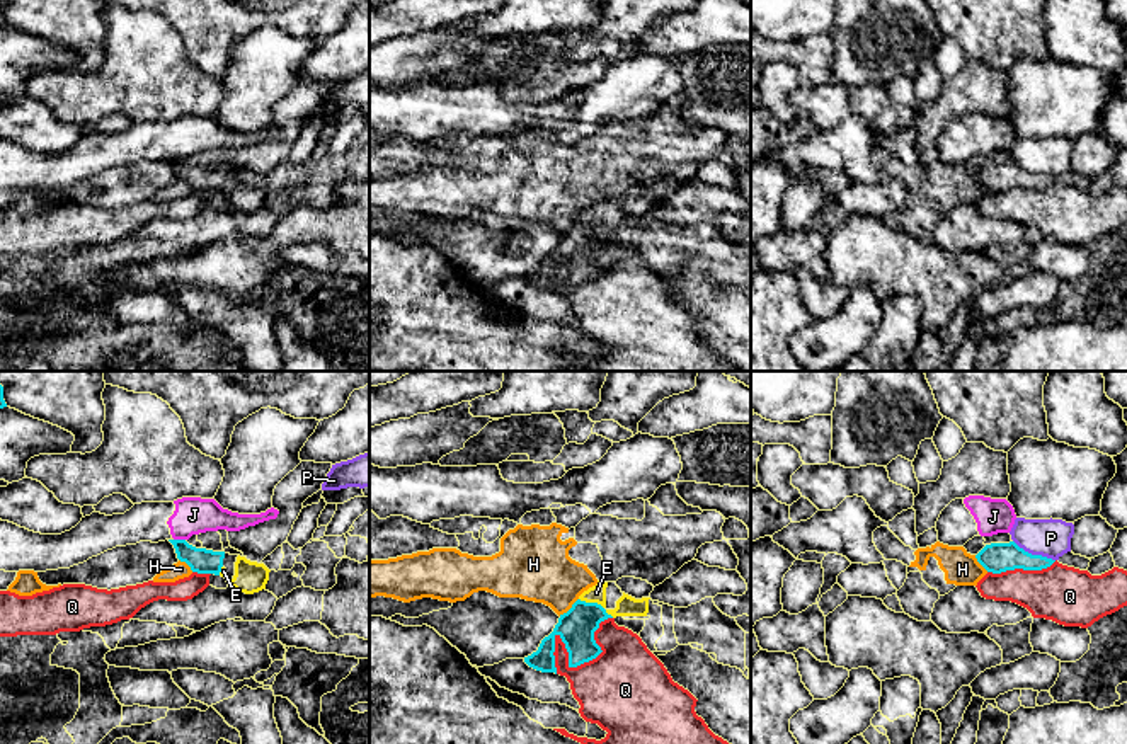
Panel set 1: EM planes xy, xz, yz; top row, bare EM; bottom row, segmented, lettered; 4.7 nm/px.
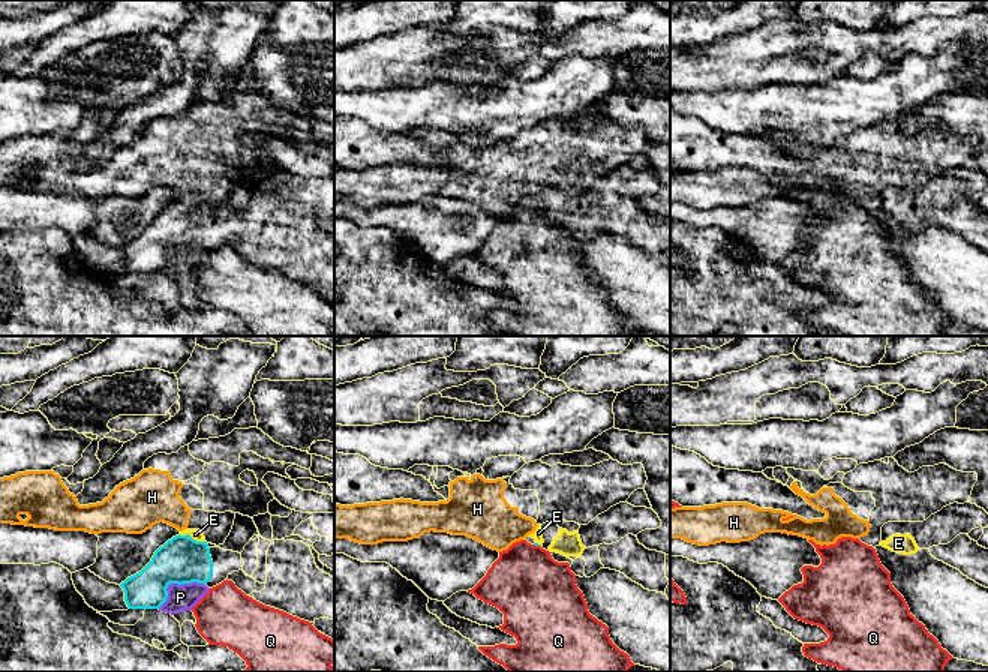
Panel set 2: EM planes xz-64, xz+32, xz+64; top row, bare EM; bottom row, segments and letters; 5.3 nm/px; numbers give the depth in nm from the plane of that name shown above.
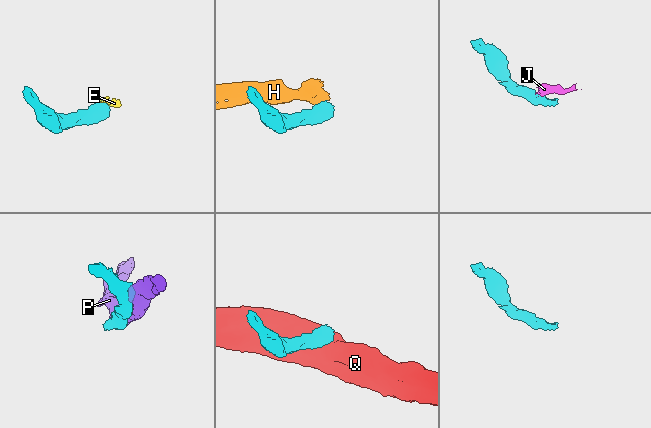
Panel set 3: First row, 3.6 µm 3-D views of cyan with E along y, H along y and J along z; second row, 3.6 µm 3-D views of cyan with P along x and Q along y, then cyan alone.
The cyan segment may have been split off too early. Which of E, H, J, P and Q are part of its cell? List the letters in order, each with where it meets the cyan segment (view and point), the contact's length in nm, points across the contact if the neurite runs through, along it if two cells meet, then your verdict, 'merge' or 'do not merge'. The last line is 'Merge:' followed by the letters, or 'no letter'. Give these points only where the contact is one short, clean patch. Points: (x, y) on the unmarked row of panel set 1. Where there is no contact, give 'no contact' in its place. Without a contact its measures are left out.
E: contact xz (596, 222); length 190 nm; merge
H: contact xz (571, 227); length 130 nm; border xz (577, 217), (559, 234); do not merge
J: contact xy (179, 159); length 60 nm; border xy (174, 157), (184, 159); do not merge
P: contact yz (1034, 174); length 220 nm; do not merge
Q: contact xz (571, 285); length 380 nm; border xz (612, 235), (576, 285), (557, 254), (555, 291); do not merge
Merge: E

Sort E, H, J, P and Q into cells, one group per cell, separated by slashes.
E / H / J / P / Q

